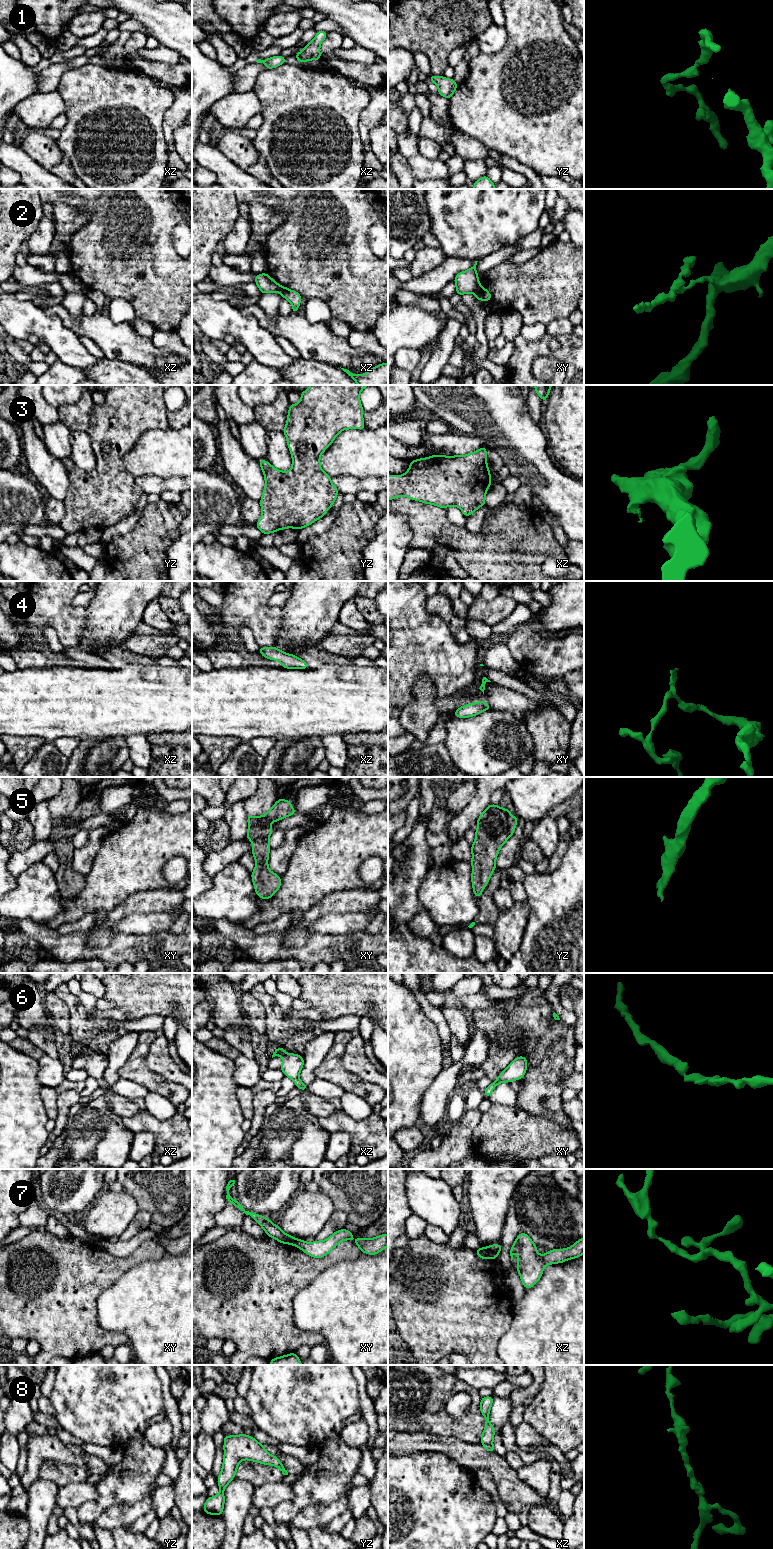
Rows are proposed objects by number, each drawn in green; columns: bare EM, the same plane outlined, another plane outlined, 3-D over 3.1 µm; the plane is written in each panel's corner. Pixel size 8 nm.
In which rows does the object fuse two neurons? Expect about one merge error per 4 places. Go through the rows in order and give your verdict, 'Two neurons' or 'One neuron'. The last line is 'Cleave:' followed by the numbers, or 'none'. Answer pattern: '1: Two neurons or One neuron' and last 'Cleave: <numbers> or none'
1: One neuron
2: Two neurons
3: One neuron
4: One neuron
5: One neuron
6: One neuron
7: Two neurons
8: One neuron
Cleave: 2, 7

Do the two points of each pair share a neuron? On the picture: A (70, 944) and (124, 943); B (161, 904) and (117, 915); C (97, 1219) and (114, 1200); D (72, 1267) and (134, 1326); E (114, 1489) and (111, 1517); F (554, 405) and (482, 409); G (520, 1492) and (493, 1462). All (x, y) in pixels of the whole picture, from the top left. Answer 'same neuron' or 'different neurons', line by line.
A: same neuron
B: same neuron
C: same neuron
D: different neurons
E: different neurons
F: different neurons
G: same neuron

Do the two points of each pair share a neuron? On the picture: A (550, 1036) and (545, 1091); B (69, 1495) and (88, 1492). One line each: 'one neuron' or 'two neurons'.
A: one neuron
B: one neuron

